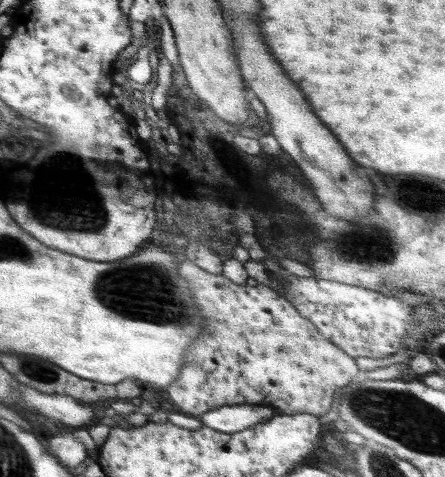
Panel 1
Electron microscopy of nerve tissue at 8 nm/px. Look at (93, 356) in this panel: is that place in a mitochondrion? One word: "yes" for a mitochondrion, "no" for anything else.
no

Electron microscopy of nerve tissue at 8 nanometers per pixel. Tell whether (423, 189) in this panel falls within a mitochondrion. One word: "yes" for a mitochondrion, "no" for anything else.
no

